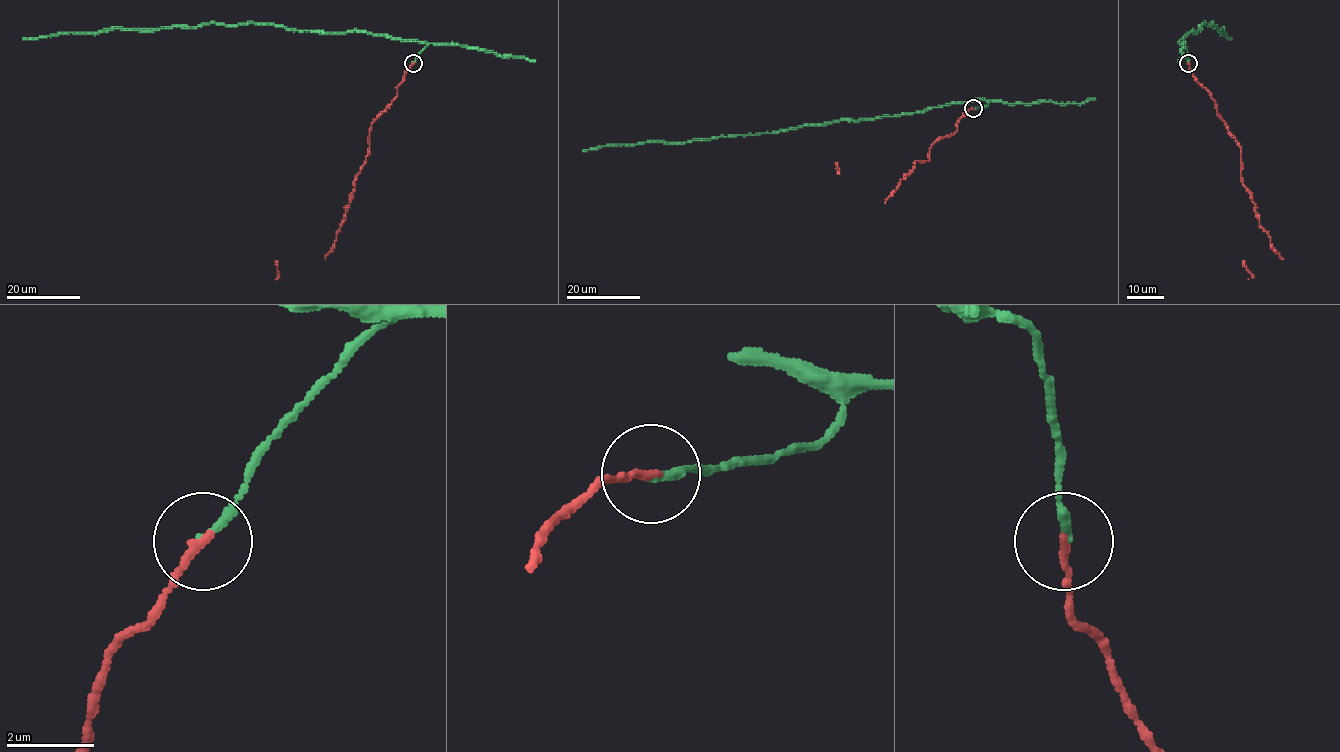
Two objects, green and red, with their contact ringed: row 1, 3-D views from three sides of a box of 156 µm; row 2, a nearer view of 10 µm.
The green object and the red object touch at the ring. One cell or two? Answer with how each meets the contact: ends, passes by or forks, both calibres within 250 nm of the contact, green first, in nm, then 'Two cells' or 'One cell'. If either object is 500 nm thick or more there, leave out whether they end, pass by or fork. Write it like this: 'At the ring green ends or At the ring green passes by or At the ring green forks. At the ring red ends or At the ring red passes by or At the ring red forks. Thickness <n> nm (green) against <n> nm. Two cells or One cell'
At the ring green ends. At the ring red ends. Thickness 200 nm (green) against 200 nm. One cell

